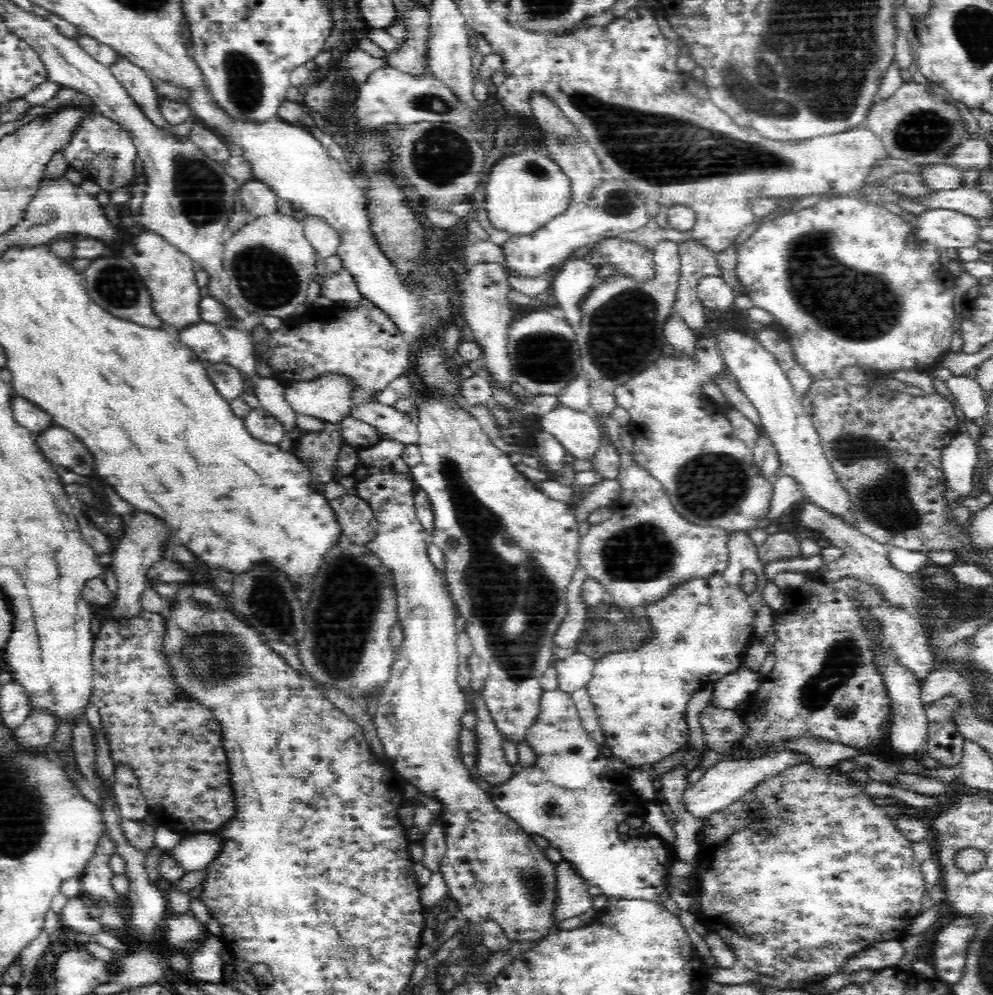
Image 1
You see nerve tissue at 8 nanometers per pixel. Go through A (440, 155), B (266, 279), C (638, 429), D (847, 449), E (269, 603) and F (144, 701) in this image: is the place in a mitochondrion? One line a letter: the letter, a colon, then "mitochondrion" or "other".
A: mitochondrion
B: mitochondrion
C: other
D: mitochondrion
E: mitochondrion
F: other

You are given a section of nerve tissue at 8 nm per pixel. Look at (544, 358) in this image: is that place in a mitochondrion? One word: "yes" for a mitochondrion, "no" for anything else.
yes

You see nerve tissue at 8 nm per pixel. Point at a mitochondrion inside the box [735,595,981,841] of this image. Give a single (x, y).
(844, 658)

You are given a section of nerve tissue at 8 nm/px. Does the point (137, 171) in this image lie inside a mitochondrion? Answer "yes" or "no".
no

